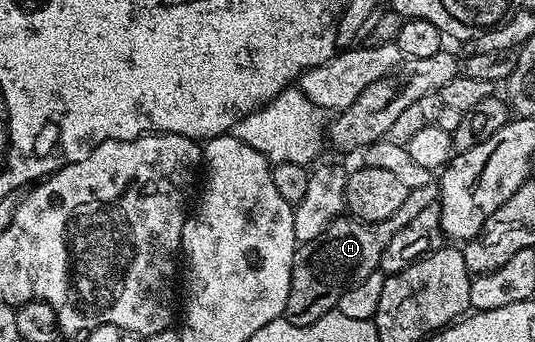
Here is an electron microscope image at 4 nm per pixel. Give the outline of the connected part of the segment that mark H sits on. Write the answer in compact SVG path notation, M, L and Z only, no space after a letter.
M437 185L416 188L408 192L404 204L400 204L398 211L388 220L360 222L353 216L339 216L328 223L320 236L301 243L295 249L292 260L292 276L284 317L292 325L306 326L333 311L342 293L353 282L364 280L364 276L379 269L380 256L384 256L388 240L392 240L392 236L396 236L396 232L400 232L400 228L404 228L408 220L413 220L424 208L435 205L437 200Z

